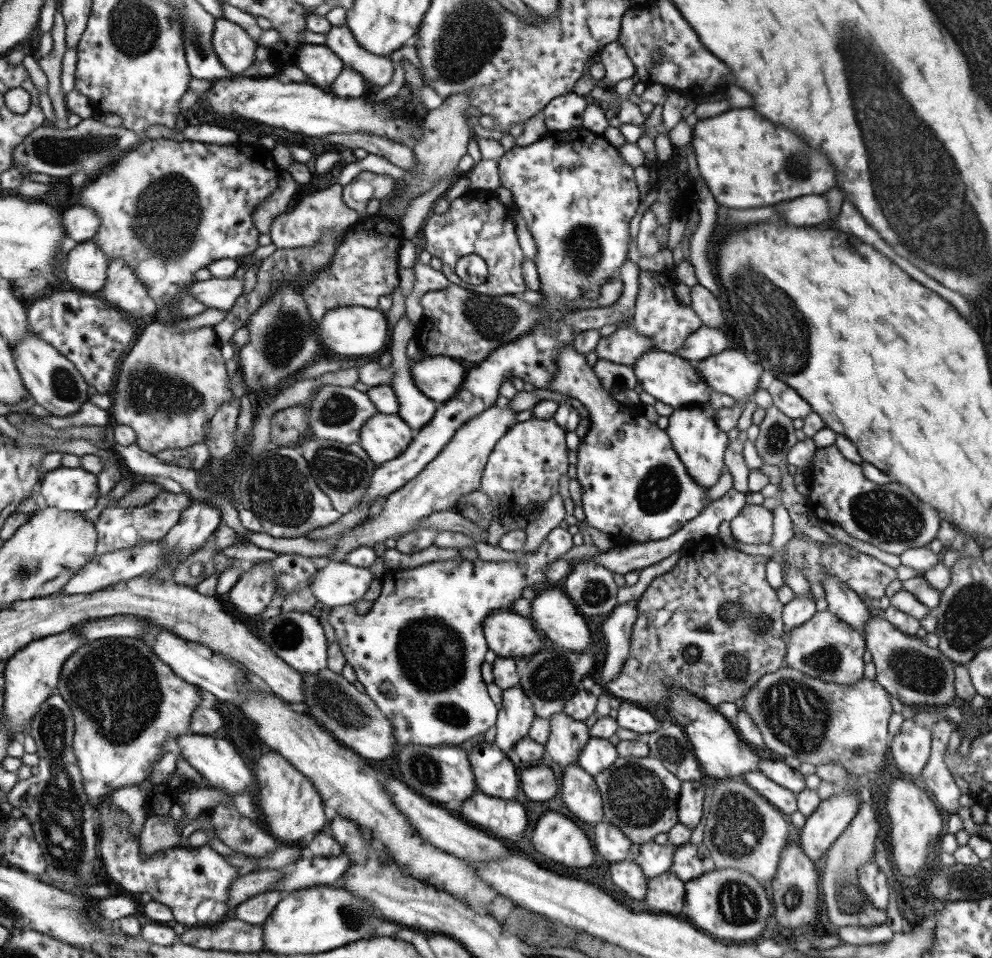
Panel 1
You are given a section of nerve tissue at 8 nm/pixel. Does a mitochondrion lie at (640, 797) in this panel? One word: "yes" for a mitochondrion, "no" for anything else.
yes

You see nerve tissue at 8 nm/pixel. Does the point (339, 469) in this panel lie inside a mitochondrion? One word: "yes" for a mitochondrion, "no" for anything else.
yes

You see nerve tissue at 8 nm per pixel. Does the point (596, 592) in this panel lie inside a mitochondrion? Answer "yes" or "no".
yes

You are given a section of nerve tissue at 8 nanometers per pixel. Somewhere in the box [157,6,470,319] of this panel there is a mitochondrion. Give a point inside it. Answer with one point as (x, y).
(196, 40)

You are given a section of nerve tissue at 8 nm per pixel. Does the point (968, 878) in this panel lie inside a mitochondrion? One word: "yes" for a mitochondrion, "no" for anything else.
yes

